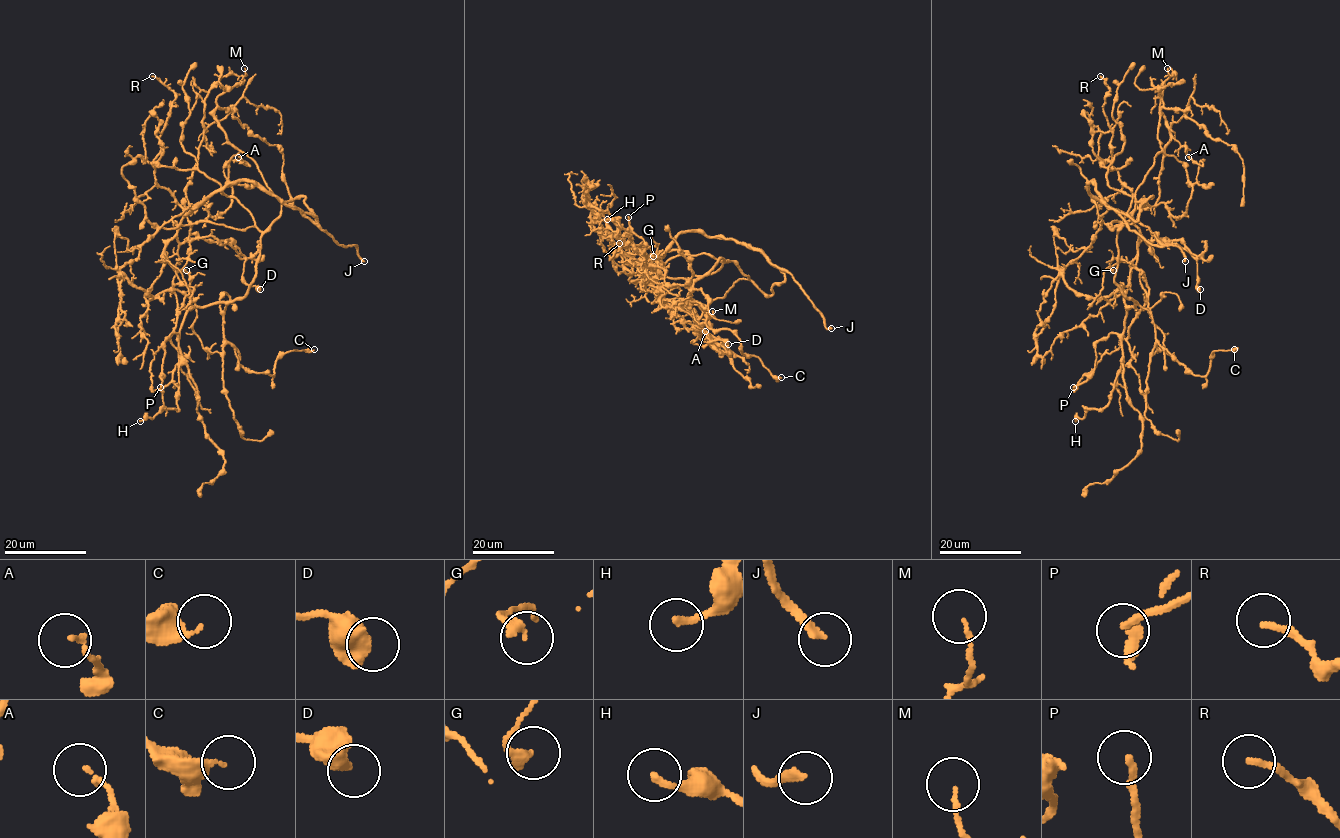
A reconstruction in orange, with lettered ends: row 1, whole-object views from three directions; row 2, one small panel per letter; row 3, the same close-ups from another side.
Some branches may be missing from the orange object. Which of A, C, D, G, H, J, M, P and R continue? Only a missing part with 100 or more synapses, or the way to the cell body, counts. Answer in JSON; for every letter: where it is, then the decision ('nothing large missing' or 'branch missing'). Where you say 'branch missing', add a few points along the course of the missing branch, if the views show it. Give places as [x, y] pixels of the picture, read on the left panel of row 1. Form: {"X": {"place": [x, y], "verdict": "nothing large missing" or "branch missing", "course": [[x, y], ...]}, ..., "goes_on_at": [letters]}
{"A": {"place": [238, 157], "verdict": "nothing large missing"}, "C": {"place": [314, 349], "verdict": "nothing large missing"}, "D": {"place": [260, 289], "verdict": "nothing large missing"}, "G": {"place": [186, 270], "verdict": "nothing large missing"}, "H": {"place": [140, 421], "verdict": "nothing large missing"}, "J": {"place": [364, 261], "verdict": "branch missing", "course": [[364, 261], [391, 289], [398, 307], [448, 371], [458, 411]]}, "M": {"place": [244, 68], "verdict": "nothing large missing"}, "P": {"place": [160, 387], "verdict": "nothing large missing"}, "R": {"place": [152, 76], "verdict": "nothing large missing"}, "goes_on_at": ["J"]}

